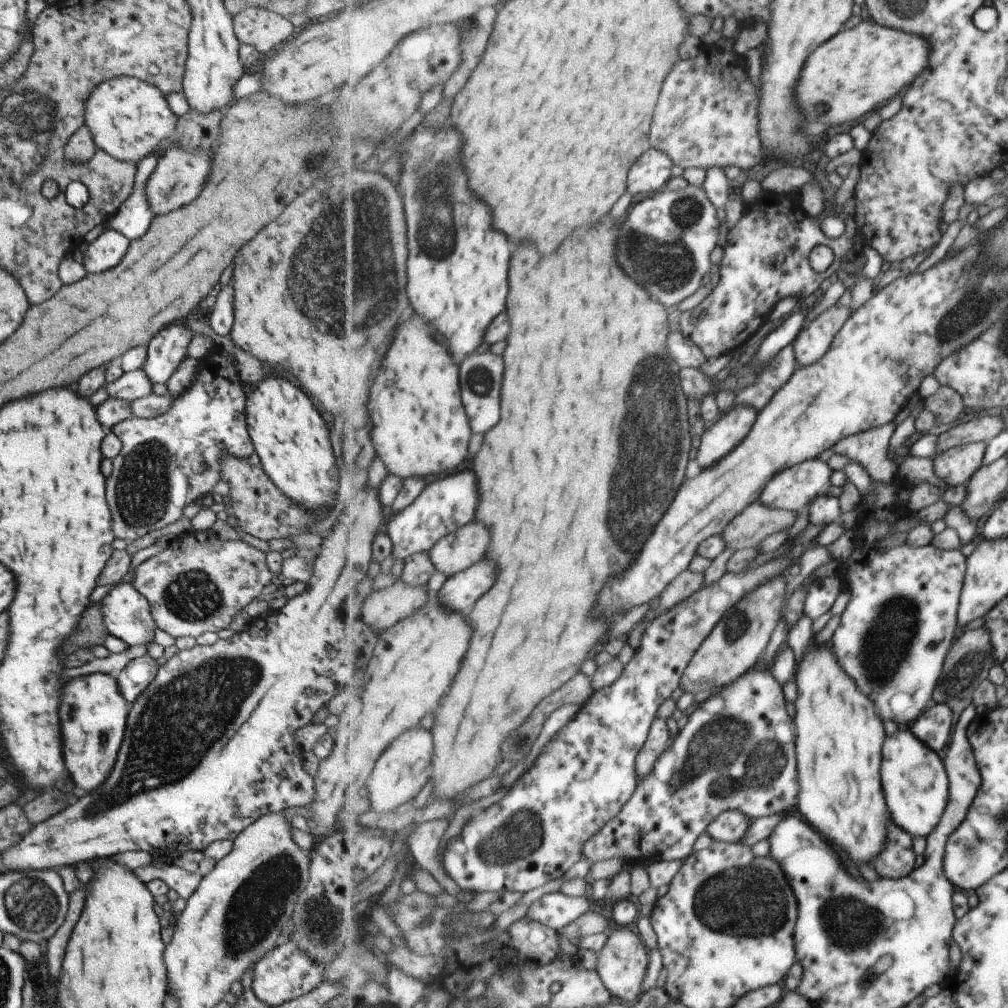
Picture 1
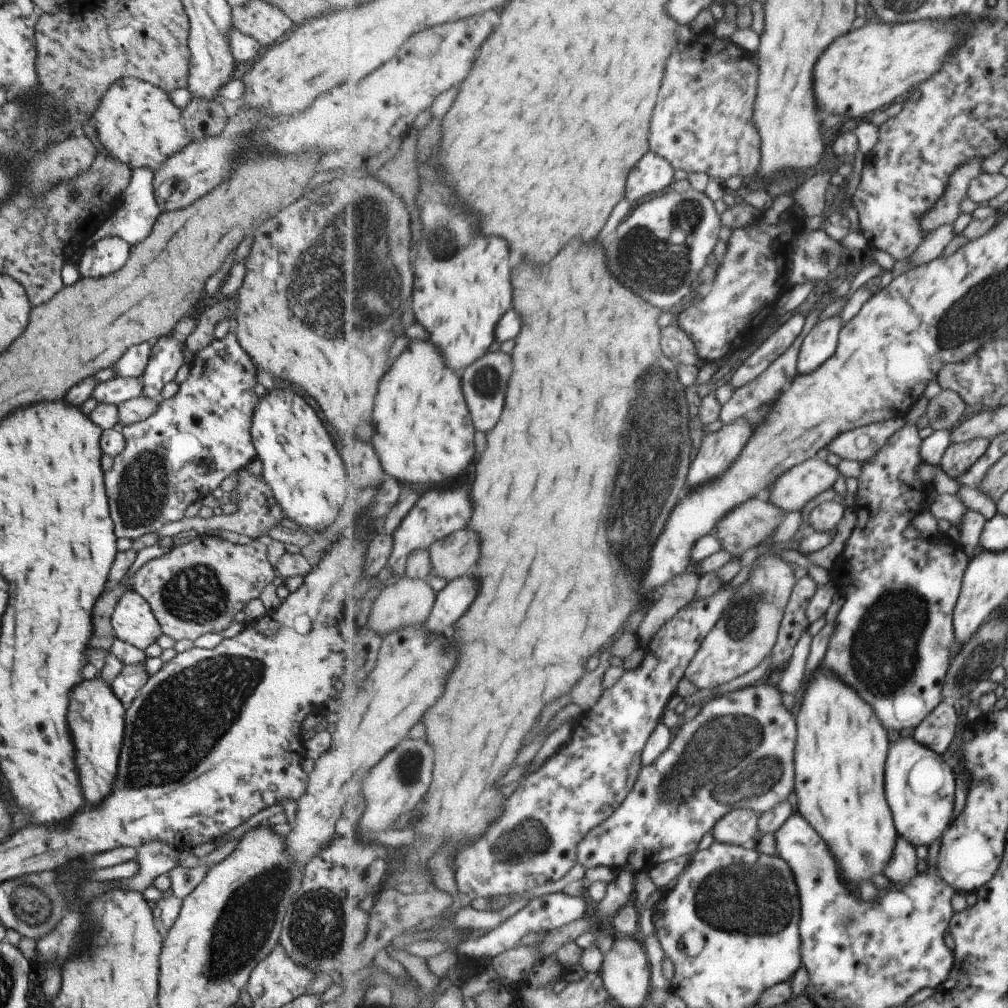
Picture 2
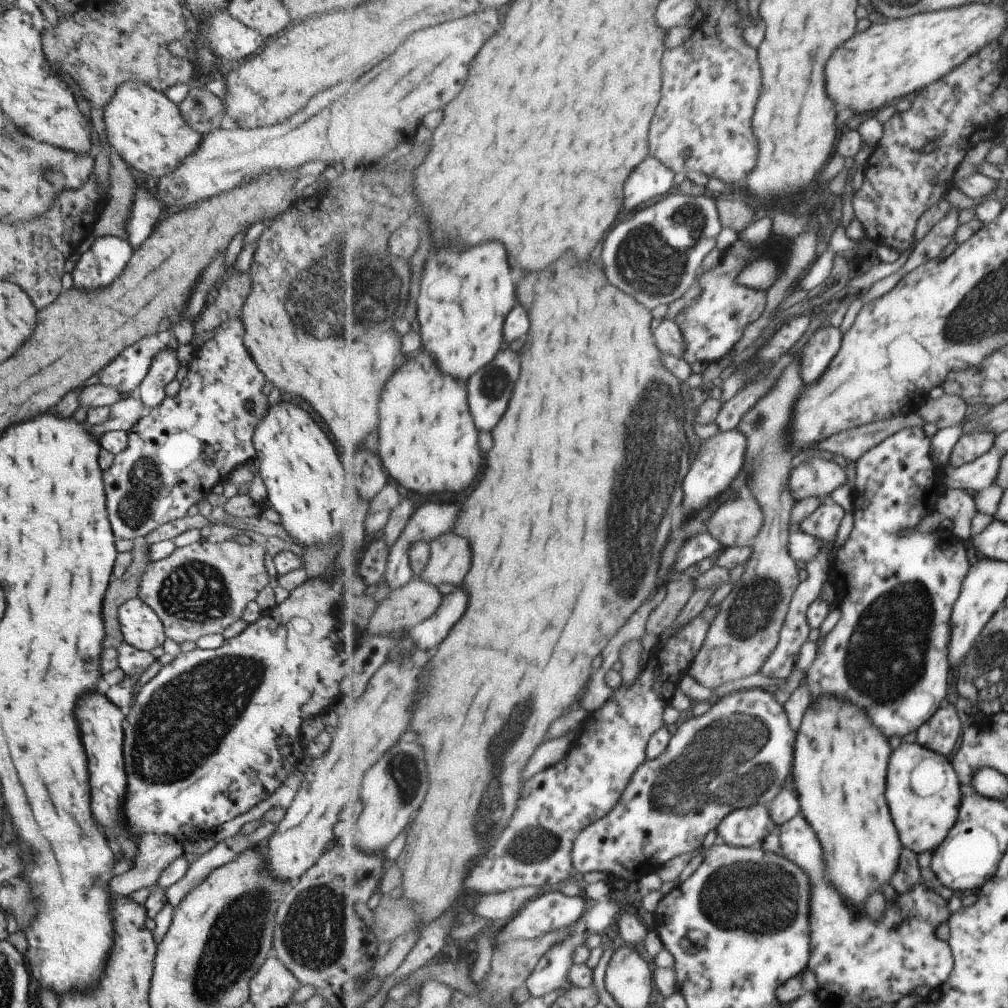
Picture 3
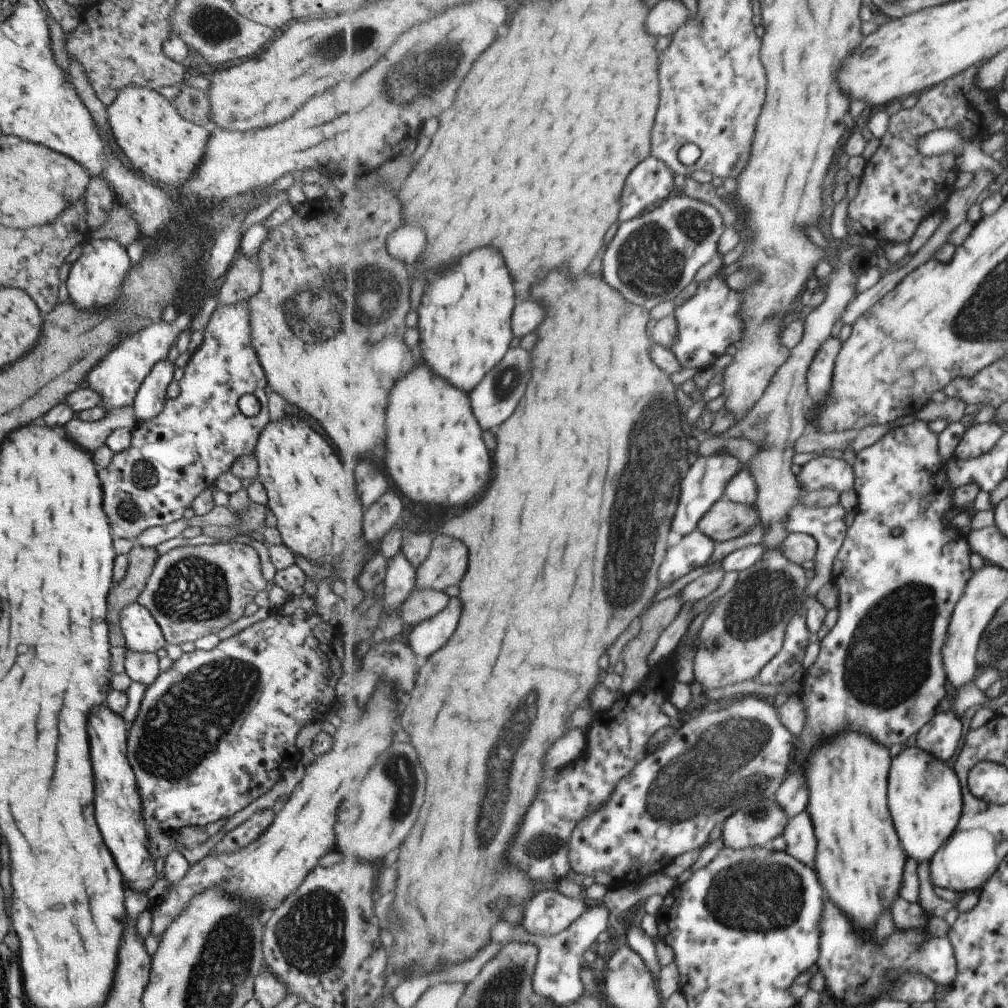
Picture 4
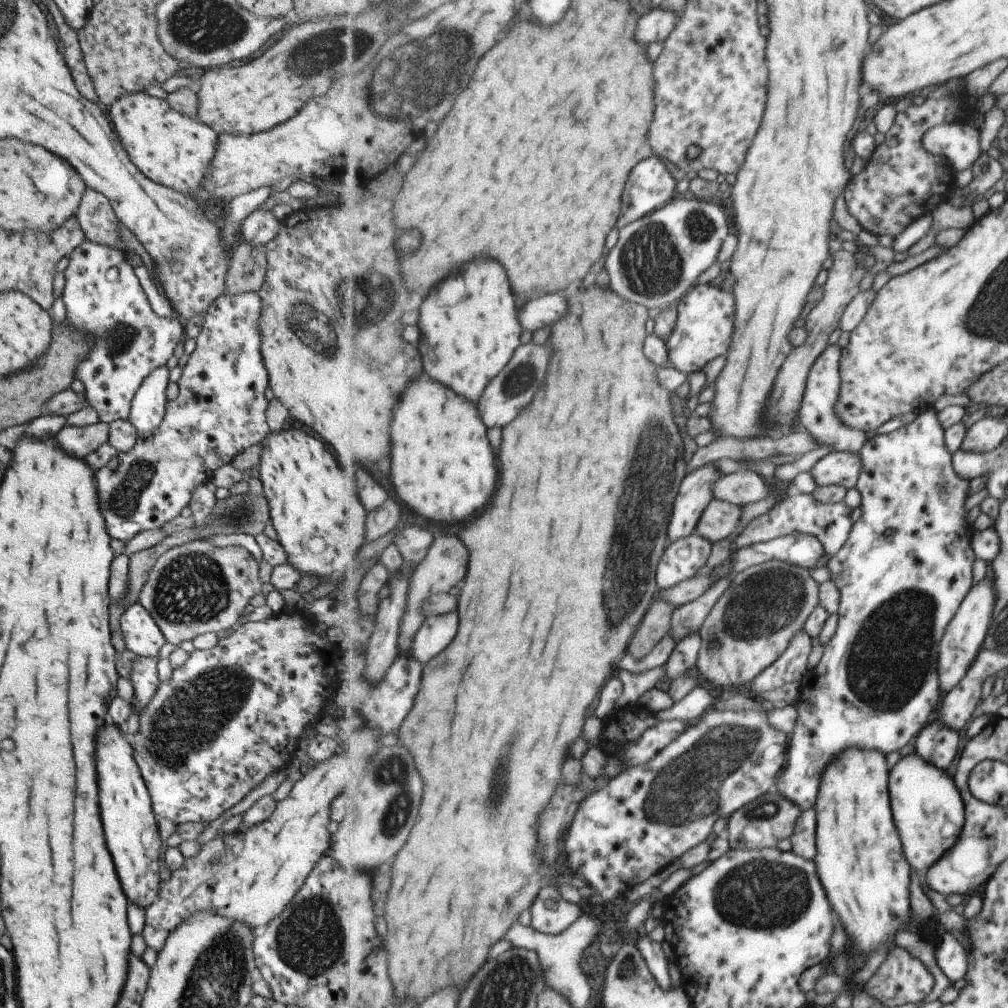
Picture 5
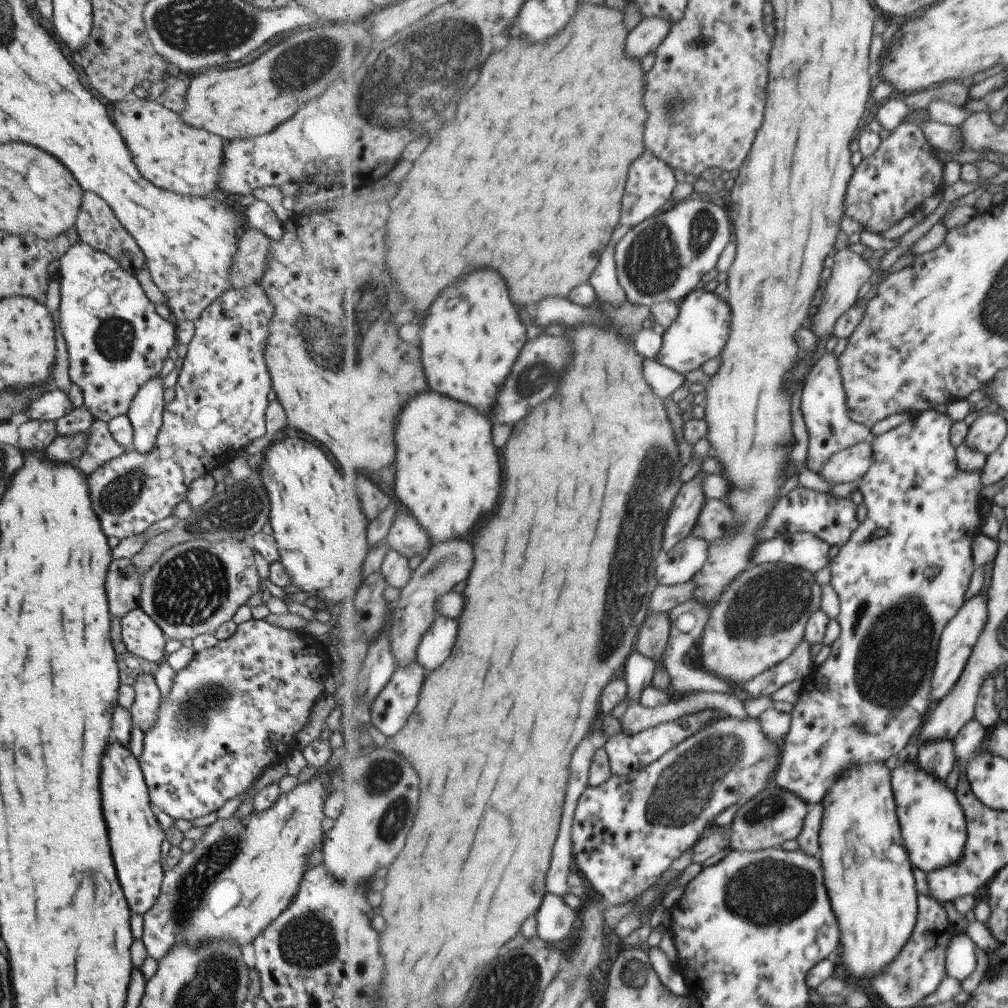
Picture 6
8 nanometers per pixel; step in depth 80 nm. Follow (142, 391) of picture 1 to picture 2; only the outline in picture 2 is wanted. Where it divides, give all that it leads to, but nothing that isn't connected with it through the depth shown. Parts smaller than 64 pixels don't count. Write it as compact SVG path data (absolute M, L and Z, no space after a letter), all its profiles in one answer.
M113 377L104 382L99 382L92 390L89 397L93 397L98 404L120 405L126 400L142 394L142 379L139 377Z

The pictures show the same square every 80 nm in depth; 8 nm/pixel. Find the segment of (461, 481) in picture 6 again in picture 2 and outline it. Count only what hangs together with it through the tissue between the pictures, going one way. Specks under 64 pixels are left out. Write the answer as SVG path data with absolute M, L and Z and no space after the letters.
M411 340L409 348L397 358L397 362L381 380L381 396L377 396L377 416L373 416L377 434L373 436L373 446L381 458L387 475L399 478L403 484L429 484L441 487L465 476L469 466L473 464L475 446L475 426L471 420L471 412L465 402L461 376L454 368L445 364L445 356L431 342Z

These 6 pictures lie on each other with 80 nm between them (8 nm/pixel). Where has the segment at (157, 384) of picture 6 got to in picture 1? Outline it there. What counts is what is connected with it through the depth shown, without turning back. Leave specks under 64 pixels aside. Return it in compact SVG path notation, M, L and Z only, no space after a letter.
M183 320L173 321L160 328L146 344L146 357L142 369L147 378L155 383L165 383L176 366L186 357L191 332Z

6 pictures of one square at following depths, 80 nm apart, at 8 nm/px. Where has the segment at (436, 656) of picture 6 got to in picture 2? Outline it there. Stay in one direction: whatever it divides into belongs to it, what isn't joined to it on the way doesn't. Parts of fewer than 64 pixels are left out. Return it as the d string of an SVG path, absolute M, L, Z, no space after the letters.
M460 576L448 581L437 593L434 609L423 626L432 633L445 632L471 608L479 594L479 582L473 576Z

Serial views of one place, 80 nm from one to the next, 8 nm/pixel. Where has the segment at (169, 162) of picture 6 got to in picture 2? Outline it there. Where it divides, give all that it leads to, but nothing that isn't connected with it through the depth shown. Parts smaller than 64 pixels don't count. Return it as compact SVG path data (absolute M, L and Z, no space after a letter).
M133 77L112 82L99 97L89 119L93 122L97 140L105 152L113 159L125 163L131 170L137 167L149 167L153 172L164 163L165 159L190 142L190 137L181 126L179 110L169 100L168 94L151 83Z

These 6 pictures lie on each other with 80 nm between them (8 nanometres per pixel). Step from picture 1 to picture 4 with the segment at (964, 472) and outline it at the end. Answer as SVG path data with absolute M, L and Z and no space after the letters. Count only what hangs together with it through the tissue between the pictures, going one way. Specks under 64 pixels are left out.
M995 422L973 425L963 435L955 458L966 461L991 452L1000 442L1004 431L1005 428Z

